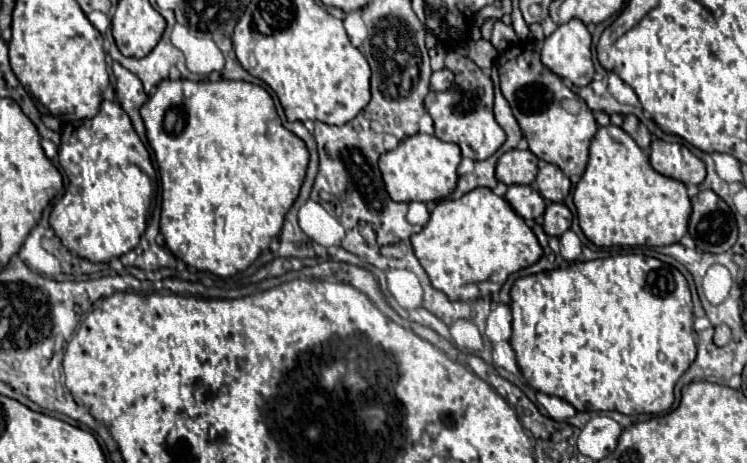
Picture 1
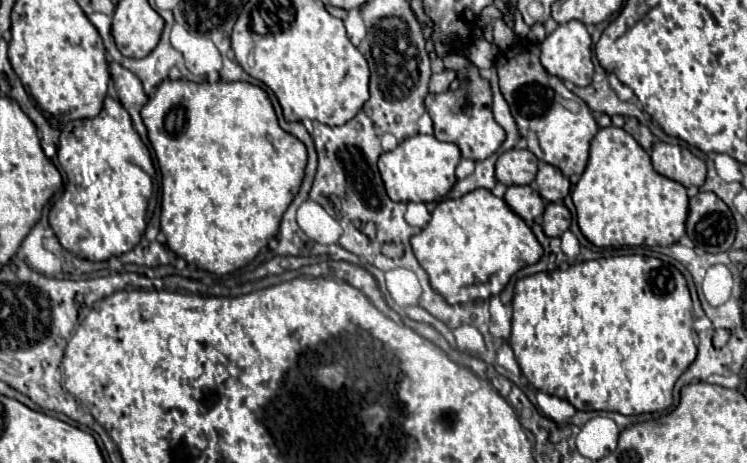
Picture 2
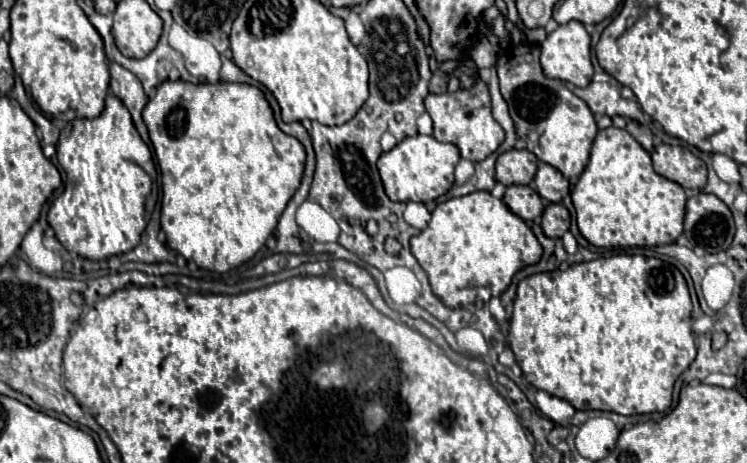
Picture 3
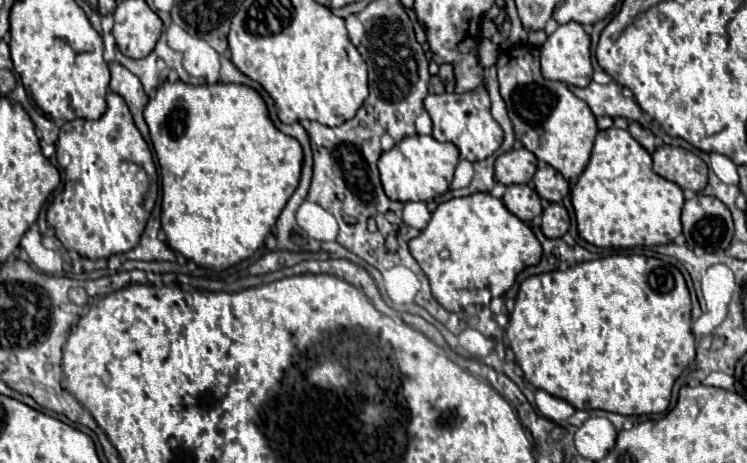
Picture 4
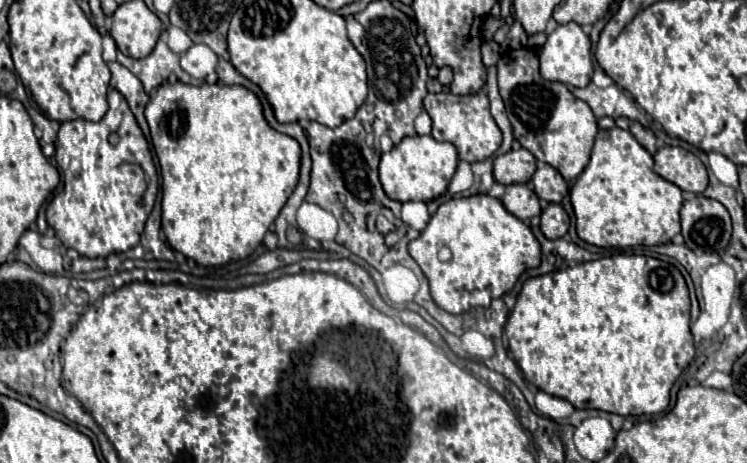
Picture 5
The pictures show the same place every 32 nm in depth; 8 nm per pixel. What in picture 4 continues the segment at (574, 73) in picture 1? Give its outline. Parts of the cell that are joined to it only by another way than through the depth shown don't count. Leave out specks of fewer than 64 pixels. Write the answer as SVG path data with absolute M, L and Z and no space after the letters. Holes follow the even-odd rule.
M568 22L558 26L548 40L540 48L540 64L542 64L542 76L546 80L560 80L564 84L572 86L588 86L592 80L592 60L590 60L590 36L584 32L584 28L578 22Z

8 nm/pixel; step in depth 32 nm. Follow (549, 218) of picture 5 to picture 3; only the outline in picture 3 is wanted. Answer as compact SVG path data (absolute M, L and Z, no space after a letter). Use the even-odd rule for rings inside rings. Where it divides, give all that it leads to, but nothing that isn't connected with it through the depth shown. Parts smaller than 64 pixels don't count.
M548 204L542 214L542 230L548 238L562 238L570 228L570 214L564 204Z

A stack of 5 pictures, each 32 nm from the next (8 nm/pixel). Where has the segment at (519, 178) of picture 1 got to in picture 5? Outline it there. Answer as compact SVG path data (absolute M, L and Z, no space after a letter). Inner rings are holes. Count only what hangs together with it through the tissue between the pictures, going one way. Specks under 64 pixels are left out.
M526 148L510 150L494 160L494 178L500 184L528 182L536 170L536 158Z

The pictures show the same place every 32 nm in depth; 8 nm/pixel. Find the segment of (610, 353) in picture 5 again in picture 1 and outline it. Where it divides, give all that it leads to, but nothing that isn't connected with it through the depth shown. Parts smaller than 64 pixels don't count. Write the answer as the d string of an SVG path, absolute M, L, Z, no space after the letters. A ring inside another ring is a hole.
M642 254L576 262L566 270L518 278L512 286L512 338L522 376L538 392L558 396L576 410L660 414L674 402L674 384L696 358L692 298L680 270Z

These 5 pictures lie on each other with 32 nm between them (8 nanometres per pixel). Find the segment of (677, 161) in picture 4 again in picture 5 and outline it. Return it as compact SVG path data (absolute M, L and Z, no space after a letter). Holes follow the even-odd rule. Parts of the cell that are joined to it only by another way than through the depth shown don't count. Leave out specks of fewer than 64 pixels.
M664 146L654 154L654 172L676 184L682 192L702 194L708 186L708 172L700 158L684 148Z

